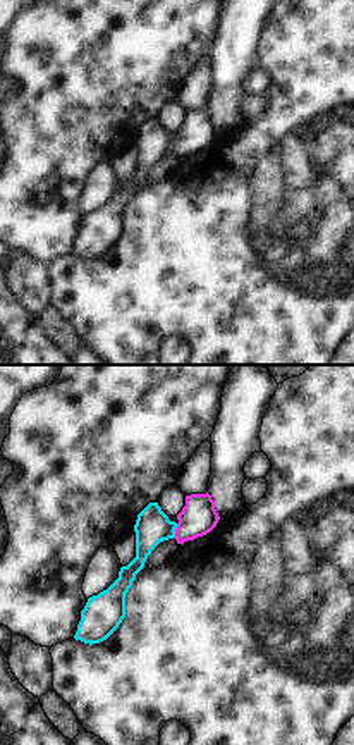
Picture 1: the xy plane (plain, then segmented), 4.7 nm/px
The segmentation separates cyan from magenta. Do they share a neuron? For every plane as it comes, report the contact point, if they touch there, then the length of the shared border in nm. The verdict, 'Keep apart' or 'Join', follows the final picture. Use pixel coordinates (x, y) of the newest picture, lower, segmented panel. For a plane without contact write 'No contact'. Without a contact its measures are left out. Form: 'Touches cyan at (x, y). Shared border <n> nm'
Touches cyan at (174, 530). Shared border 70 nm

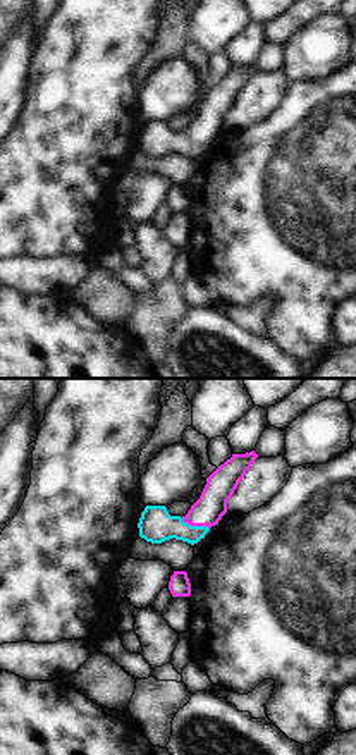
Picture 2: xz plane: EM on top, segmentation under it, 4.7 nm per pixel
Touches cyan at (195, 527). Shared border 140 nm

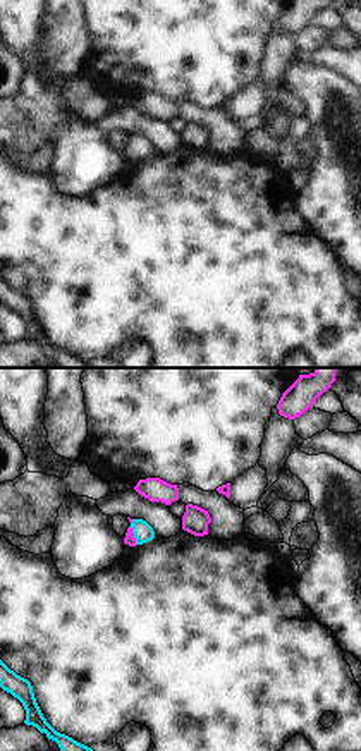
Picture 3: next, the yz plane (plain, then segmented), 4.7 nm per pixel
Touches cyan at (134, 535). Shared border 90 nm

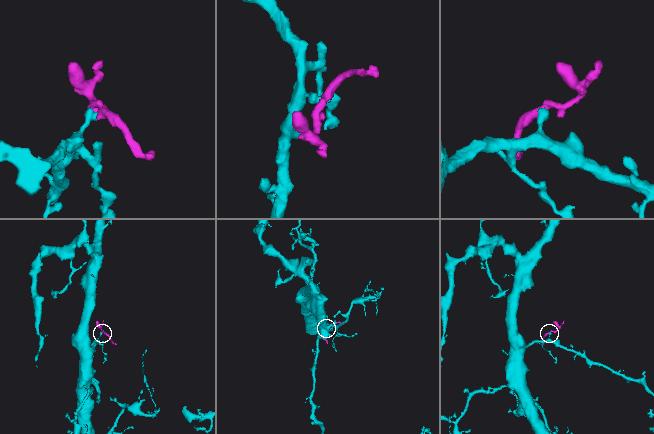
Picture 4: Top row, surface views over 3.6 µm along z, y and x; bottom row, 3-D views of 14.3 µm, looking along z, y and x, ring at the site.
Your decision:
Join

